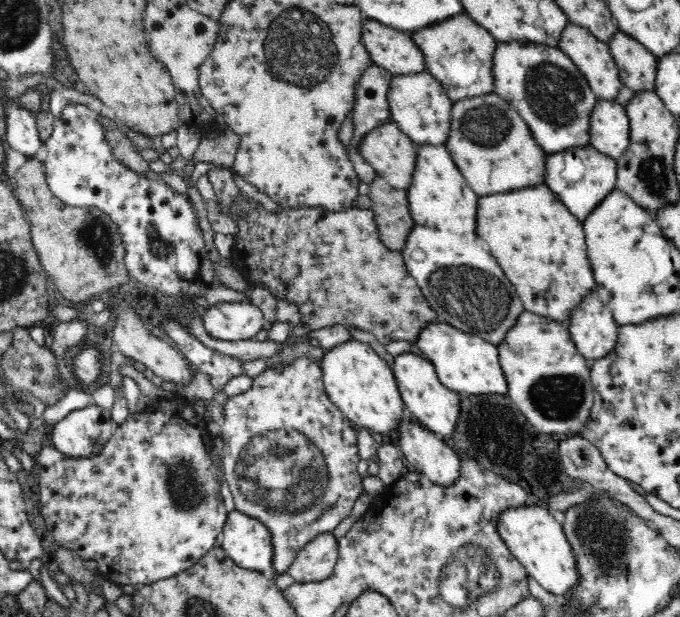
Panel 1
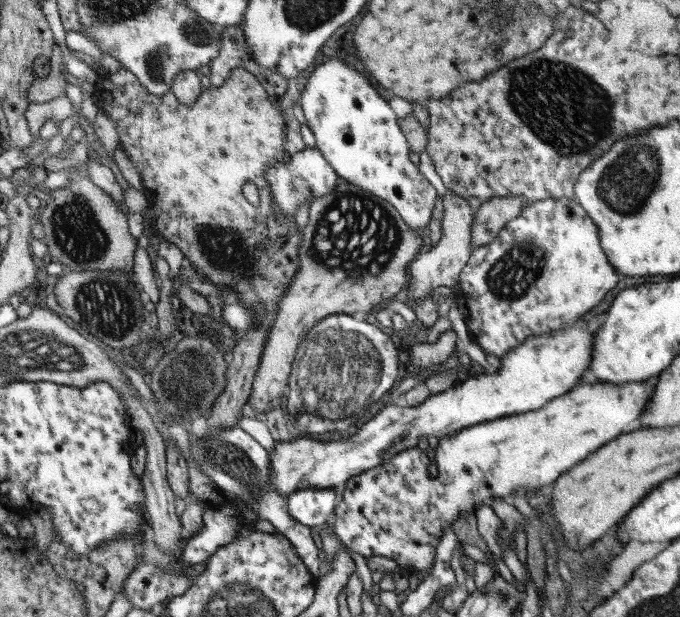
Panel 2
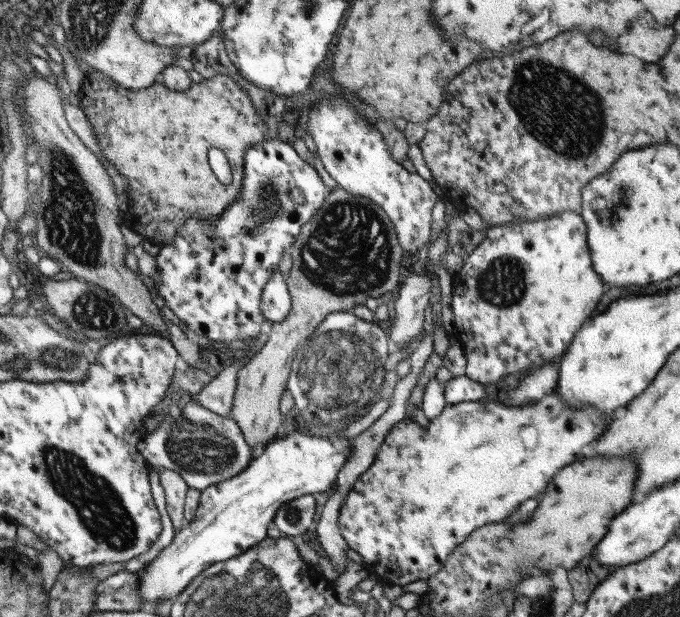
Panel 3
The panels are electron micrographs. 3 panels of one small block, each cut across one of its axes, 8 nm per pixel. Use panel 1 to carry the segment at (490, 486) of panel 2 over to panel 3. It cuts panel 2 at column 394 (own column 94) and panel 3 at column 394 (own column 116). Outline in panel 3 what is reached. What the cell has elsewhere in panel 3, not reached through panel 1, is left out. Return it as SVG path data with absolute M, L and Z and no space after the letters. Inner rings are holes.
M556 394L543 396L537 402L522 407L507 407L494 401L484 400L449 403L436 418L429 422L426 428L413 421L412 418L405 416L384 437L370 468L356 479L352 488L348 491L346 500L341 504L337 520L341 535L344 540L347 540L349 548L362 556L362 560L369 572L376 575L381 582L403 586L410 584L410 582L416 582L416 580L426 580L444 566L447 556L452 554L453 549L462 544L477 528L488 523L502 522L520 504L529 500L529 498L537 497L536 494L539 494L539 492L543 492L548 481L552 480L556 472L582 457L580 453L582 448L598 439L610 420L612 420L610 414L603 414L603 412L596 410L595 406L589 406L589 404L583 406L583 408L566 406Z

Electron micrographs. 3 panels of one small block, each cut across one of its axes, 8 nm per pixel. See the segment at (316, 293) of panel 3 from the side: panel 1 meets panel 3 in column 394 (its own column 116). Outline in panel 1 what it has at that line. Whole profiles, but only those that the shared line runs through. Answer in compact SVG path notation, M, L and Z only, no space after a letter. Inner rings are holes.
M30 157L14 174L16 196L30 224L31 241L47 278L64 298L90 302L113 288L129 283L131 275L124 264L126 249L116 224L97 208L66 206L49 189L44 165Z

